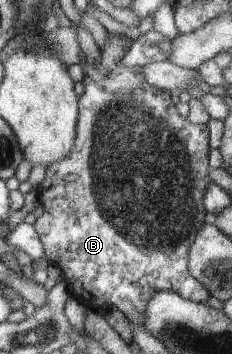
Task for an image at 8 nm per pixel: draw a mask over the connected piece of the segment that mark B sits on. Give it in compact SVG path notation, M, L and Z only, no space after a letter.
M108 35L109 39L100 54L100 62L96 65L86 61L82 63L85 72L82 81L84 91L79 98L79 122L74 149L67 158L47 166L46 178L37 189L38 198L43 207L43 215L36 219L33 226L44 244L45 254L60 268L62 277L70 284L72 296L76 300L94 312L116 308L124 314L129 322L140 325L145 330L147 327L145 311L148 302L160 291L171 291L180 294L184 299L204 305L207 305L206 300L211 297L209 289L192 276L189 268L190 245L193 244L193 240L207 219L207 209L203 201L206 190L212 182L212 169L208 166L210 132L208 132L208 126L192 124L190 120L182 118L170 100L172 94L151 86L141 74L141 68L133 68L131 65L124 67L120 63L120 60L128 55L129 48L123 46L123 40L128 39L131 44L130 38L124 35Z

